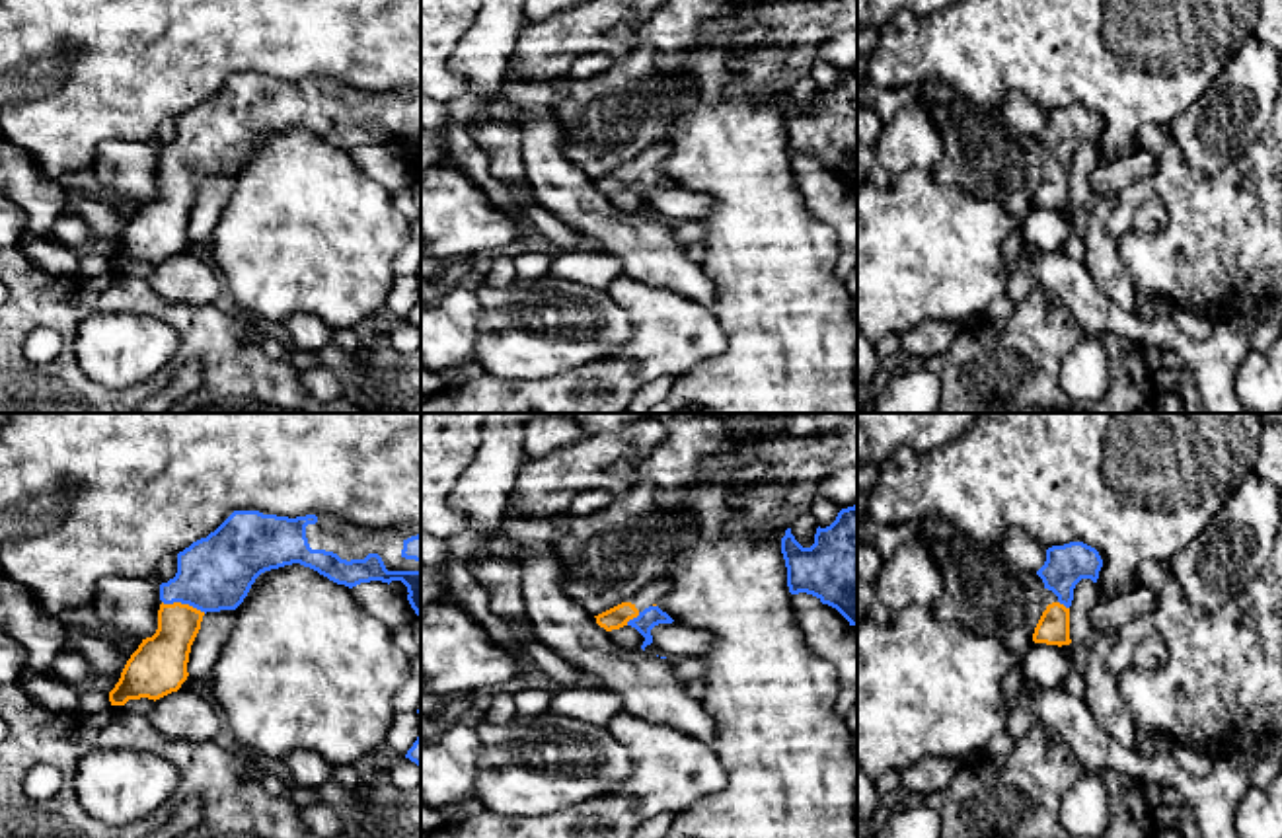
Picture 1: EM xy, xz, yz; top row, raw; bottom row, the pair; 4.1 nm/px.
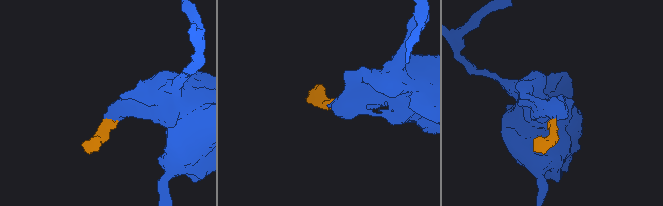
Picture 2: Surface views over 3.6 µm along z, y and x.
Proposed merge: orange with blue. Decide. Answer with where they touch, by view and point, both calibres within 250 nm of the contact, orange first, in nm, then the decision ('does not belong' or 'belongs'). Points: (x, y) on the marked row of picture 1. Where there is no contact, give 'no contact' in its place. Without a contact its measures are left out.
xy (184, 605) | 220/300 nm | belongs

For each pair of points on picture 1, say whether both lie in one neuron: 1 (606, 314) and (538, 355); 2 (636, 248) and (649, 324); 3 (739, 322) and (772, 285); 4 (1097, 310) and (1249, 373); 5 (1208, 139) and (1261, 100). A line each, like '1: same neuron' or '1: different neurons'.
1: same neuron
2: different neurons
3: same neuron
4: different neurons
5: same neuron

